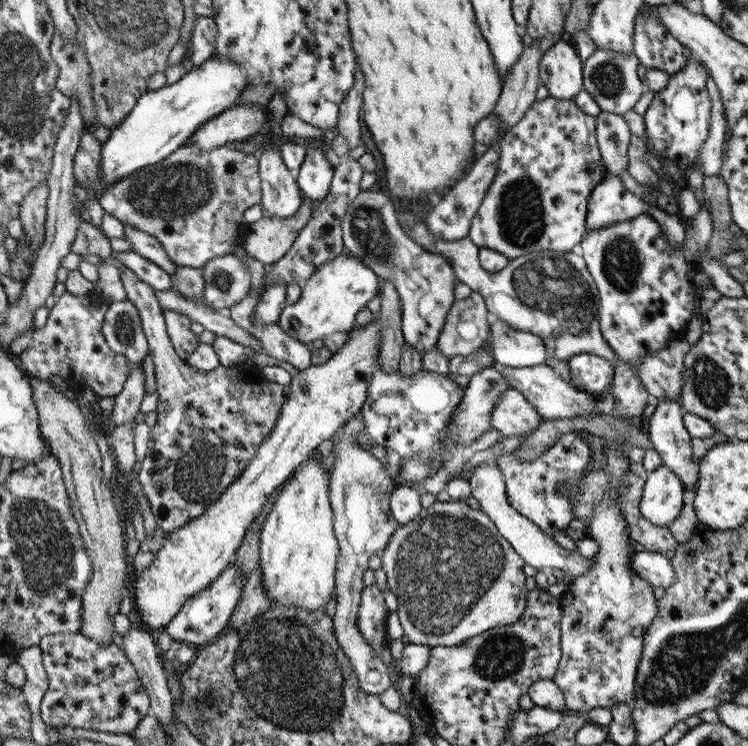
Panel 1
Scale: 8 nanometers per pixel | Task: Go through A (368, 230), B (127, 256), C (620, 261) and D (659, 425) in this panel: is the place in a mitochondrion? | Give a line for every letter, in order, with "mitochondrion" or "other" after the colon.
A: mitochondrion
B: other
C: mitochondrion
D: other

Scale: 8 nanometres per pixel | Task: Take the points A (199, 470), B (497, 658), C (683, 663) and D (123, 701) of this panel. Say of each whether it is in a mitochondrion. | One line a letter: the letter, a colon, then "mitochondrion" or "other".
A: mitochondrion
B: mitochondrion
C: mitochondrion
D: other

